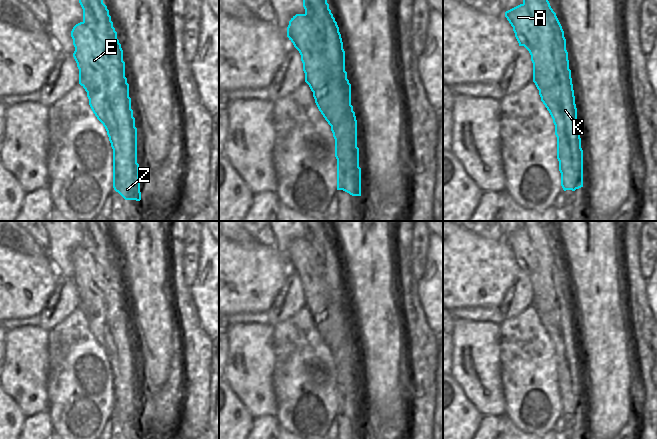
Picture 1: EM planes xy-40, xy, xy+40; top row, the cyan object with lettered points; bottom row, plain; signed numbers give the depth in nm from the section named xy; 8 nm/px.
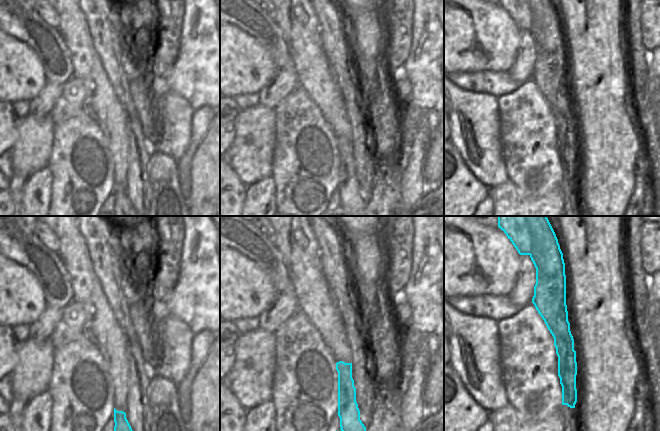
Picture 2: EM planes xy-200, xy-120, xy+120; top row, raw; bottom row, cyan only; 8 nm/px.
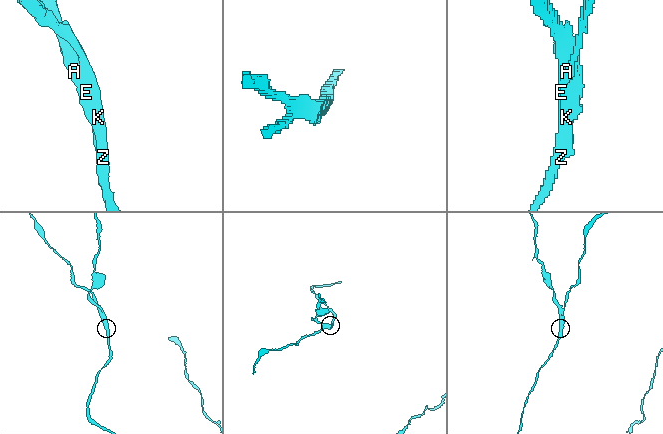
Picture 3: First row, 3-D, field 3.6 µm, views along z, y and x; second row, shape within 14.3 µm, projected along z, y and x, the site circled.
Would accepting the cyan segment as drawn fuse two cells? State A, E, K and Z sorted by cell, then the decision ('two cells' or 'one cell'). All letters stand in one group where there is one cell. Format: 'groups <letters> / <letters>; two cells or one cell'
groups A E Z / K; two cells

